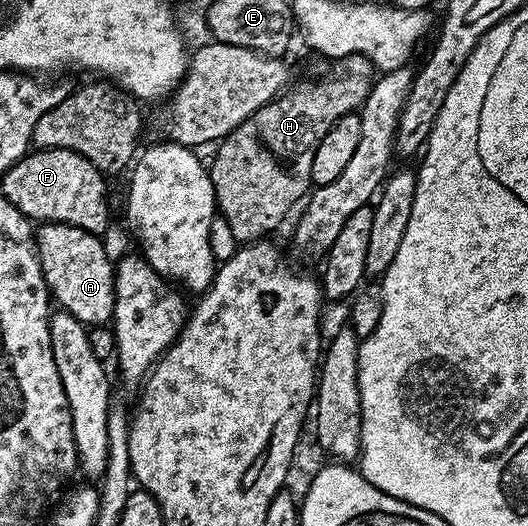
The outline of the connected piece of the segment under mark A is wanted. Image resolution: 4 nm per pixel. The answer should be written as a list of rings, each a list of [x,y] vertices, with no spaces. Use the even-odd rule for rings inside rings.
[[[45,222],[38,227],[35,234],[35,245],[50,297],[54,301],[56,298],[59,301],[58,305],[69,311],[84,326],[88,328],[106,327],[115,316],[115,266],[109,256],[105,254],[102,237],[69,224]]]

